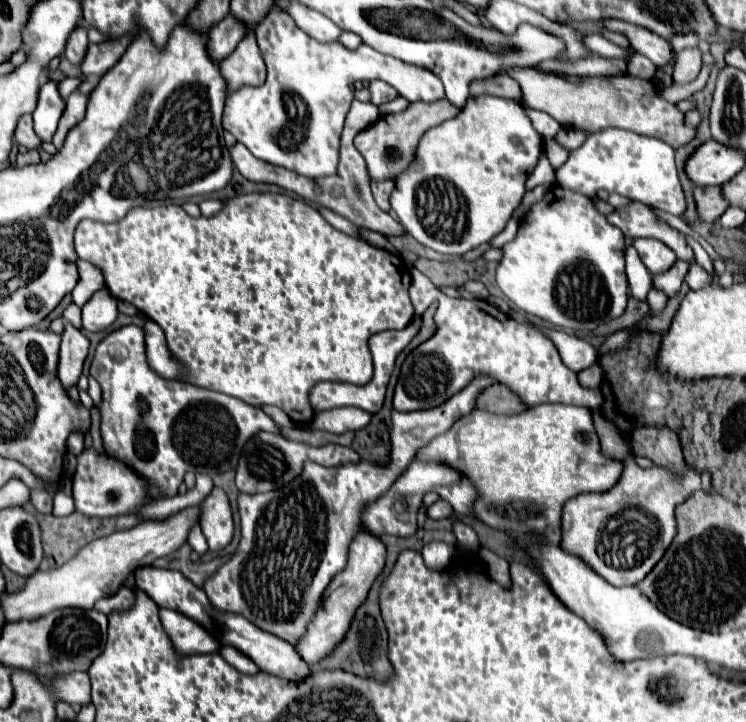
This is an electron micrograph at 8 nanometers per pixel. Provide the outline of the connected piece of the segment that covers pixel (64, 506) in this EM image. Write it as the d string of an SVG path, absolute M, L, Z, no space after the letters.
M57 492L55 494L55 504L53 504L53 516L69 516L75 512L75 504L73 498L65 492Z

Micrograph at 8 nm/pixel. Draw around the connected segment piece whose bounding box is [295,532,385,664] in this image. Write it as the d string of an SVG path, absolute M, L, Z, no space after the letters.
M359 532L355 540L349 544L349 558L345 570L333 576L327 590L323 592L315 618L311 618L311 622L307 624L307 632L295 642L295 650L307 664L315 664L341 642L341 636L345 636L345 632L349 630L349 620L353 618L353 612L361 606L361 600L365 600L373 580L383 570L383 566L385 566L385 544L377 536Z

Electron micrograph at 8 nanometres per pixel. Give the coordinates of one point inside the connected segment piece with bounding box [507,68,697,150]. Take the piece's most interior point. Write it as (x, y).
(591, 104)

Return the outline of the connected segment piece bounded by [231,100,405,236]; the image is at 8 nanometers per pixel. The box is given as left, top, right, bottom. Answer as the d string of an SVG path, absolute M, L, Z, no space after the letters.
M353 100L351 102L351 108L347 112L347 118L345 118L345 126L343 126L340 146L339 146L339 163L337 172L333 176L325 176L325 178L305 178L305 176L299 176L287 168L281 168L281 166L275 166L275 164L269 164L269 162L263 162L263 160L257 160L243 144L235 144L231 148L231 160L233 164L237 166L237 170L247 178L247 180L253 180L253 182L269 182L269 184L277 184L281 188L287 188L295 194L299 194L301 198L305 200L311 200L311 202L317 202L319 206L325 206L325 208L331 208L333 212L349 218L353 224L357 224L359 228L367 228L367 230L373 230L373 232L379 232L383 236L405 236L405 228L401 226L401 222L393 220L387 212L383 212L381 208L377 208L373 196L371 196L371 188L369 188L369 174L367 174L367 166L365 166L365 160L363 156L355 150L353 146L353 138L361 132L361 128L369 126L373 120L379 118L379 110L373 108L373 104L369 102L359 102L359 100Z

